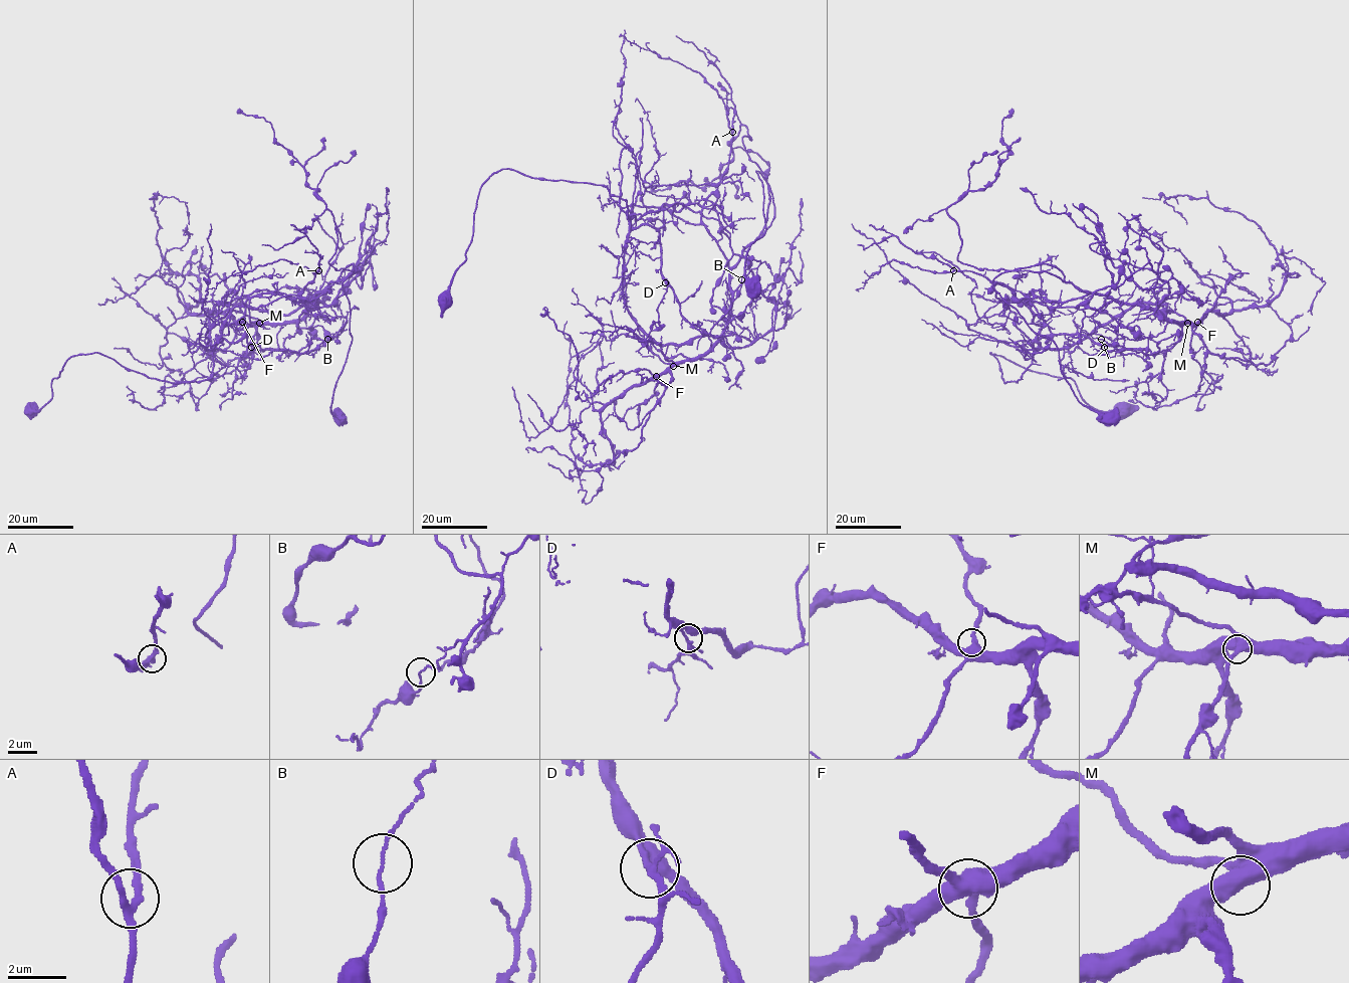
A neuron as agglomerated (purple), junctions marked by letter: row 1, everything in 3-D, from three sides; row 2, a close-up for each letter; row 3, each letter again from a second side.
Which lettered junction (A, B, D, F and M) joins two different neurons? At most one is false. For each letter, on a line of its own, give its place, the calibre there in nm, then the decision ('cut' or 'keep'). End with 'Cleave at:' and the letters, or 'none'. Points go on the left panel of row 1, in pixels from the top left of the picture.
A: at (318, 270); 240 nm thick; keep
B: at (327, 339); 100 nm thick; cut
D: at (251, 347); 240 nm thick; keep
F: at (242, 322); 460 nm thick; keep
M: at (259, 323); 550 nm thick; keep
Cleave at: B

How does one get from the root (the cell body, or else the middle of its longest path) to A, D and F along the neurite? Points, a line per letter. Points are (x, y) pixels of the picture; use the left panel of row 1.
A: (31, 410), (78, 355), (206, 380), (222, 327), (251, 297), (295, 299), (318, 270)
D: (31, 410), (72, 356), (99, 352), (190, 382), (211, 377), (217, 337), (246, 334), (251, 347)
F: (31, 410), (78, 355), (206, 380), (214, 308), (258, 320), (242, 322)

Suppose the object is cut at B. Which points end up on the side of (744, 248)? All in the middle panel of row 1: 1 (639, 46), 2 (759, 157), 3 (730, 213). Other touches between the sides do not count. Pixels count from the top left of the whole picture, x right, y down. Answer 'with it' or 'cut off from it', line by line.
1: with it
2: with it
3: cut off from it

